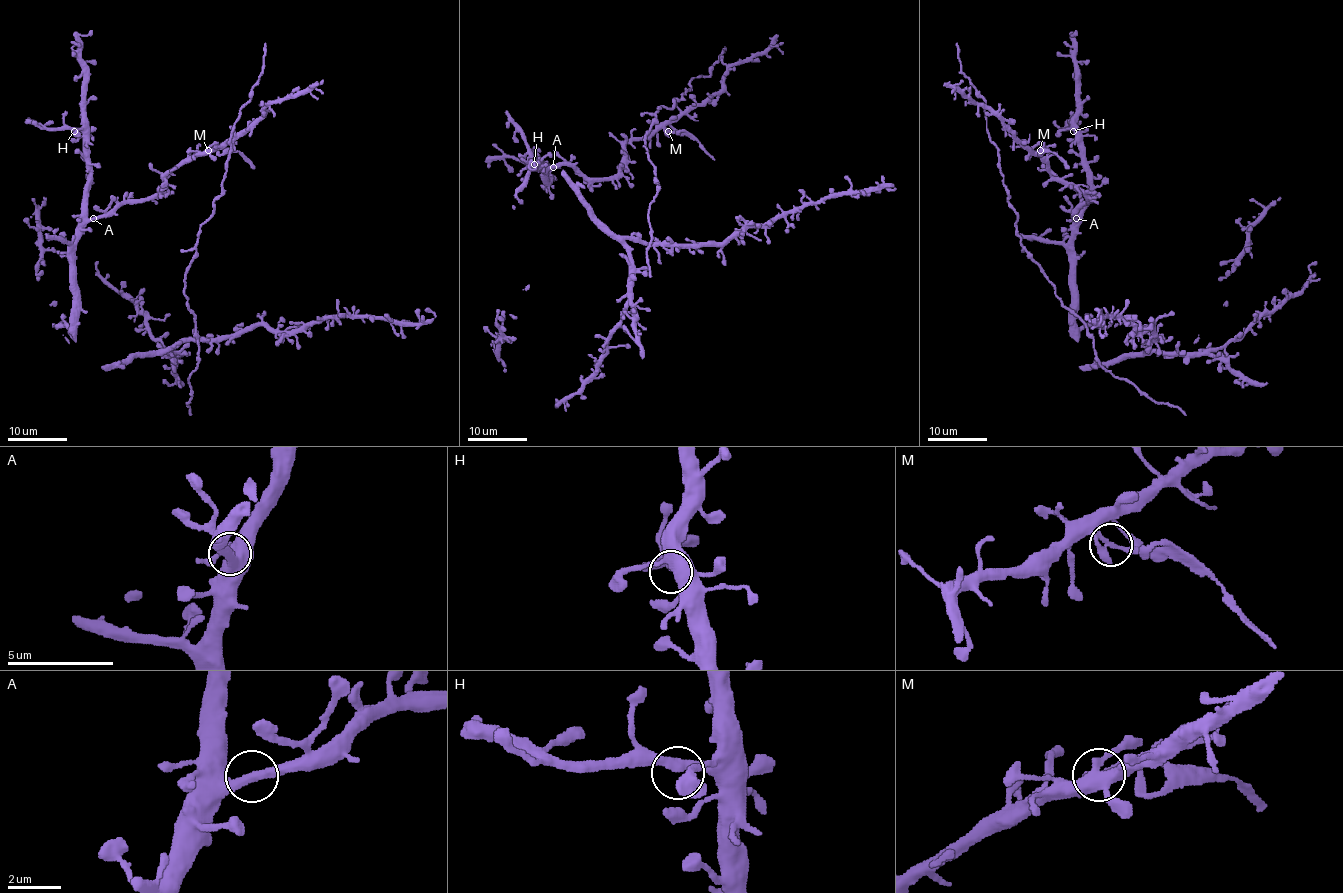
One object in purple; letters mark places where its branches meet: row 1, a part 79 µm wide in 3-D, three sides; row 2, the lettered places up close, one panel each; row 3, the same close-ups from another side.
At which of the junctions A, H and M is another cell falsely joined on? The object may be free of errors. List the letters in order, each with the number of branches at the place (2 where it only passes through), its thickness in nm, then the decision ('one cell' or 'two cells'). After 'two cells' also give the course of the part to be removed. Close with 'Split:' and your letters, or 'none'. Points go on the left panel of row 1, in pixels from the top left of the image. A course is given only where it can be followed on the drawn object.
A: 2 branches meet; 380 nm thick; one cell
H: 2 branches meet; 340 nm thick; one cell
M: 2 branches meet; 340 nm thick; two cells; foreign part runs (208, 150), (232, 148), (240, 151), (254, 168)
Split: M

